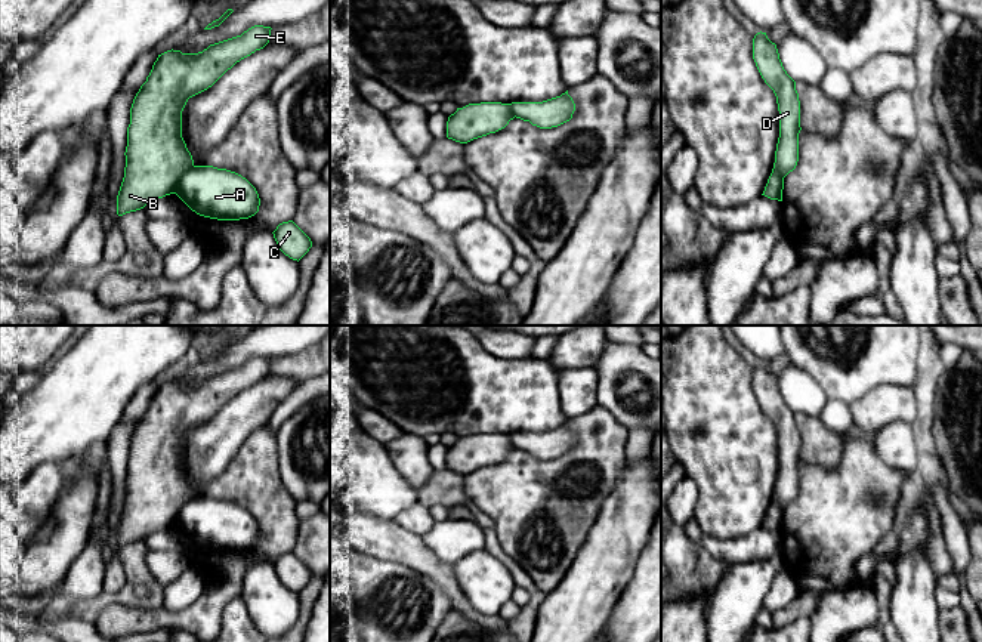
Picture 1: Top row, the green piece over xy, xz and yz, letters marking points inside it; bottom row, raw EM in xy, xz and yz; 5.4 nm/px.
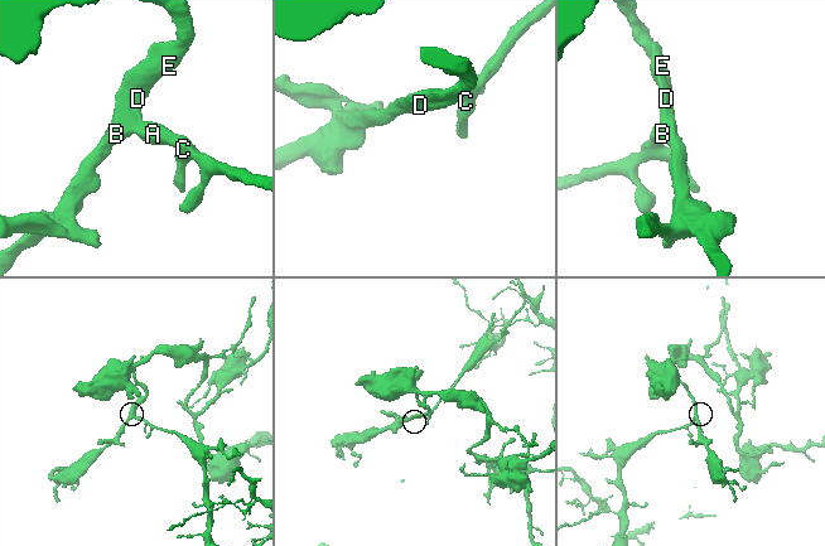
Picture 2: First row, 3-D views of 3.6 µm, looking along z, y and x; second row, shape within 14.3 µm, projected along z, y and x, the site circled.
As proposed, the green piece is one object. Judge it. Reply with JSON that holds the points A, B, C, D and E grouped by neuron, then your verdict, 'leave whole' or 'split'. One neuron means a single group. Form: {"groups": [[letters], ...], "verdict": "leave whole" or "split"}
{"groups": [["A", "C"], ["B", "D", "E"]], "verdict": "split"}

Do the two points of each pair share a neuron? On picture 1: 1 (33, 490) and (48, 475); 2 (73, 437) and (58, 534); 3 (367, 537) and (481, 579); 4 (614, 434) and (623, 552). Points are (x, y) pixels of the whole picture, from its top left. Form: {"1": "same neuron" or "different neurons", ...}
{"1": "same neuron", "2": "different neurons", "3": "different neurons", "4": "different neurons"}

